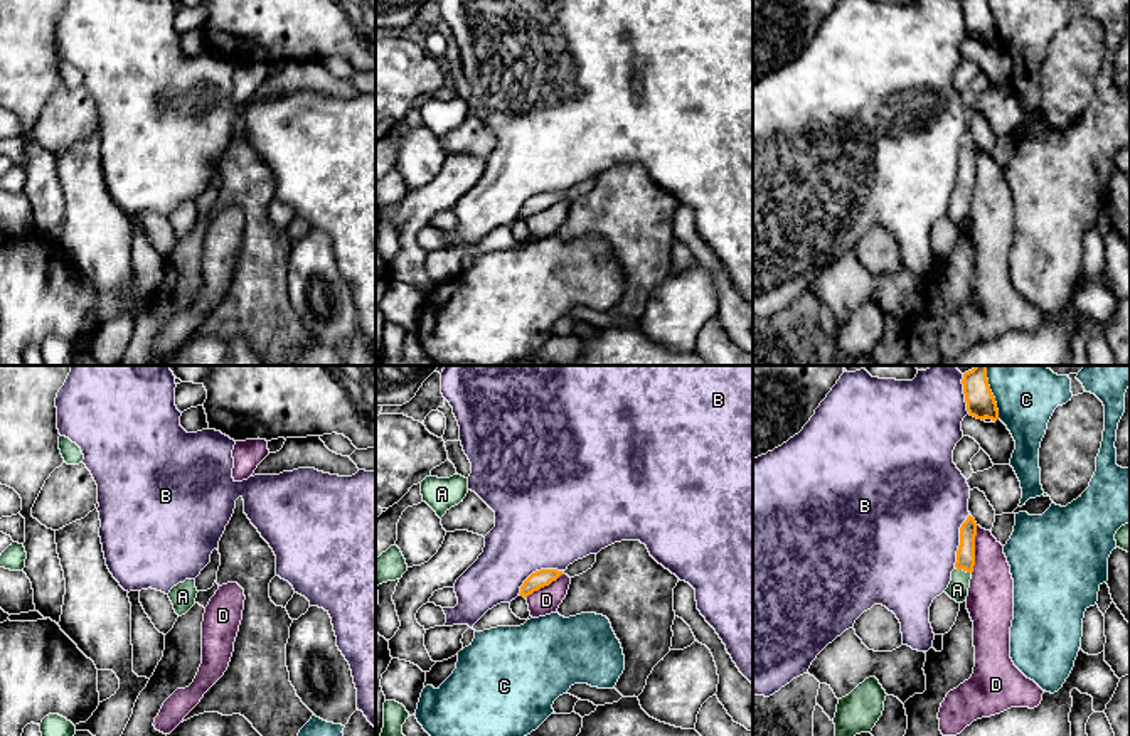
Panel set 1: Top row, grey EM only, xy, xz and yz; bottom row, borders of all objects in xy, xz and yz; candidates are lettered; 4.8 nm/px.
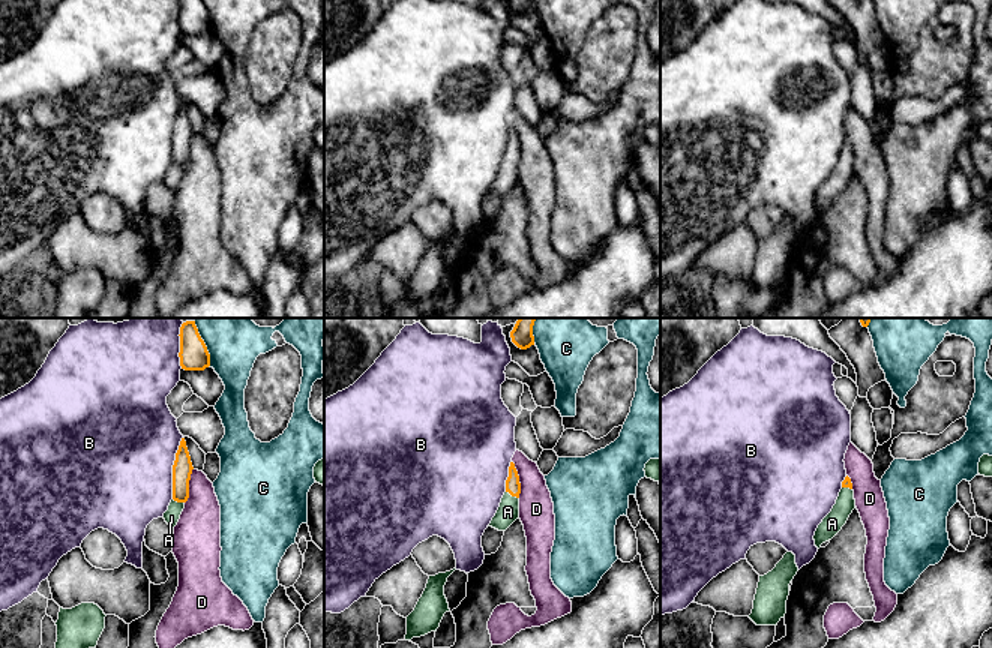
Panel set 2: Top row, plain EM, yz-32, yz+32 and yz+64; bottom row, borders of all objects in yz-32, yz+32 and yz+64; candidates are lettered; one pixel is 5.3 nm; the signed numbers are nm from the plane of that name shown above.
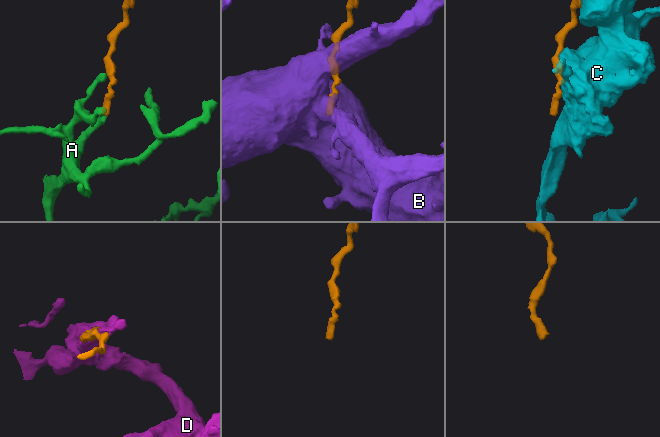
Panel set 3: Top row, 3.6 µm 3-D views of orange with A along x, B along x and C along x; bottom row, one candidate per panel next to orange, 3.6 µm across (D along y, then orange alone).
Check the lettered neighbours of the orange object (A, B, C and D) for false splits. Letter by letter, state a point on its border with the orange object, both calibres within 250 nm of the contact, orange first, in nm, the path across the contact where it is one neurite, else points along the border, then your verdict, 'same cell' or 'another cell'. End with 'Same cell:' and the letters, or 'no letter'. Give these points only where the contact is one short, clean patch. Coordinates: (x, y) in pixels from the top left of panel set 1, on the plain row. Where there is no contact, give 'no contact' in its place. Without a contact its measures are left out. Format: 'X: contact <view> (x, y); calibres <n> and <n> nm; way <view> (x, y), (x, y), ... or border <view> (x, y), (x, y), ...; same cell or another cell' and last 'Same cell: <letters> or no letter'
A: contact yz (964, 192); calibres 100 and 100 nm; way yz (965, 179), (964, 192), (957, 213); same cell
B: contact yz (960, 164); calibres 100 and 480 nm; another cell
C: contact yz (994, 21); calibres 140 and 260 nm; another cell
D: contact yz (974, 172); calibres 100 and 220 nm; border yz (977, 149), (972, 196); another cell
Same cell: A

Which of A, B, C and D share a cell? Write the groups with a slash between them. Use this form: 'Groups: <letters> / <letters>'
Groups: A / B / C / D

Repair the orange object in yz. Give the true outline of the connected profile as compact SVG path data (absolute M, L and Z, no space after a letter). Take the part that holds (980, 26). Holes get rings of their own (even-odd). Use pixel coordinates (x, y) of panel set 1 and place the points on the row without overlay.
M963 0L963 17L967 25L967 34L977 42L999 42L999 32L995 20L990 13L987 0Z

